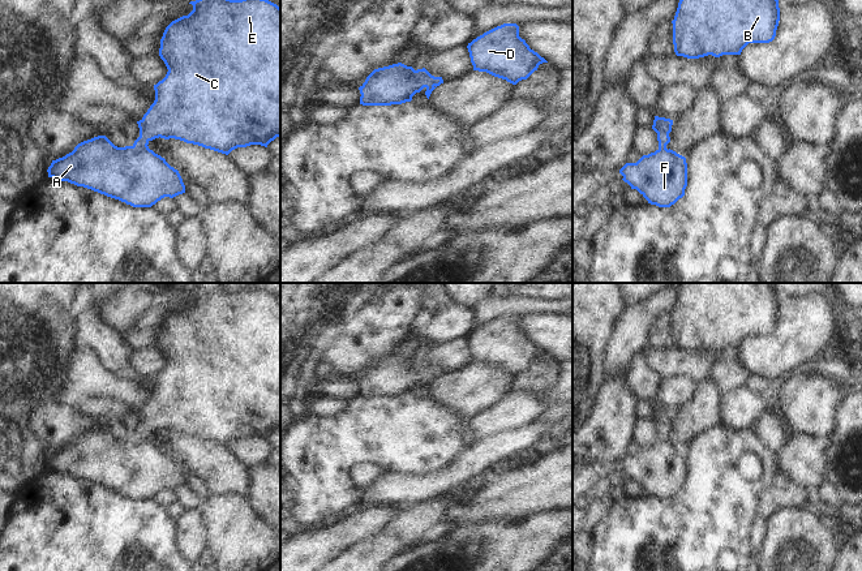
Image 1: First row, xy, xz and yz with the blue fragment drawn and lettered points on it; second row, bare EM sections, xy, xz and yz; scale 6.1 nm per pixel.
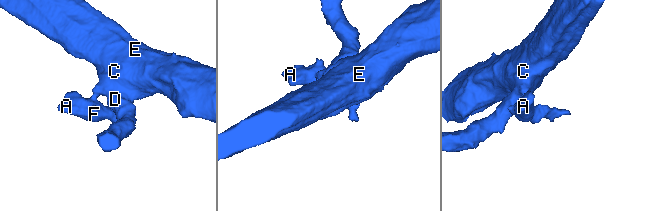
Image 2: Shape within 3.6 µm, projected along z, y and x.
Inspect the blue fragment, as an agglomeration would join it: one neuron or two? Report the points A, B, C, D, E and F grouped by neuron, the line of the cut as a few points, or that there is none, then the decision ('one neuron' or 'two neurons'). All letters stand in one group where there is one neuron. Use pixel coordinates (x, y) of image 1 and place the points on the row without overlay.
A F / B C D E; cut in xy along (133, 437), (148, 441); two neurons

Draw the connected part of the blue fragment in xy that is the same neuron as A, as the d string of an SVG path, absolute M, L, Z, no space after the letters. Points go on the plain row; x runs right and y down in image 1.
M106 428L78 435L72 445L52 452L47 464L48 469L91 481L133 499L151 499L164 489L173 490L185 485L179 463L164 450L150 441L117 439Z

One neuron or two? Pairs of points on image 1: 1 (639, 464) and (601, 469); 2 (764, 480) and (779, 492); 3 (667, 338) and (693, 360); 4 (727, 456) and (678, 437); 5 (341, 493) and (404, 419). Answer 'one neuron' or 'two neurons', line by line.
1: one neuron
2: two neurons
3: two neurons
4: two neurons
5: one neuron

